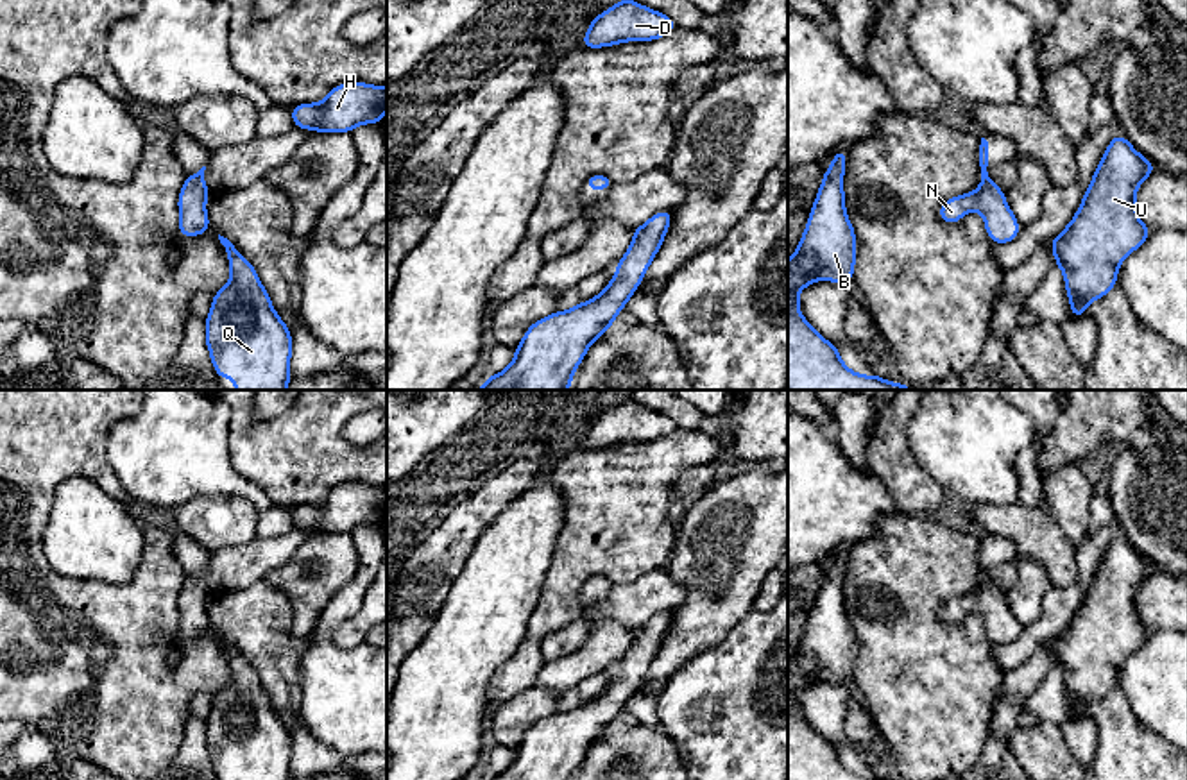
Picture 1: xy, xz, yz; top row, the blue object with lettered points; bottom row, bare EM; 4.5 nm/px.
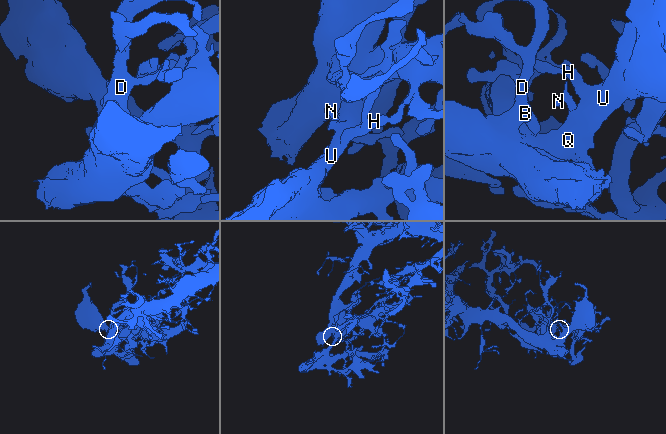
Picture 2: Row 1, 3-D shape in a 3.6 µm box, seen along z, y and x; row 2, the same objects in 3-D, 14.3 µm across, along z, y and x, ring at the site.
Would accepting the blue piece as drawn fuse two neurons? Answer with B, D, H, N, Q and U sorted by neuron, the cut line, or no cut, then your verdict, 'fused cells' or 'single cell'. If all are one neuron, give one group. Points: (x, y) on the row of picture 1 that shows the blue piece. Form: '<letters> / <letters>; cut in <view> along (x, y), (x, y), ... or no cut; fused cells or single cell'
B D H N Q U; no cut; single cell

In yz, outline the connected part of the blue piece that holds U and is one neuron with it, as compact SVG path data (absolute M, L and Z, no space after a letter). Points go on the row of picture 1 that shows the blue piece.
M1115 134L1083 193L1072 222L1049 242L1062 268L1071 318L1117 286L1117 268L1137 250L1151 229L1137 215L1139 184L1155 170L1123 134Z

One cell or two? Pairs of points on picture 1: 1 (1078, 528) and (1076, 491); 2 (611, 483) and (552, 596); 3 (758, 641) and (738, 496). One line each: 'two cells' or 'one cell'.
1: one cell
2: one cell
3: two cells

